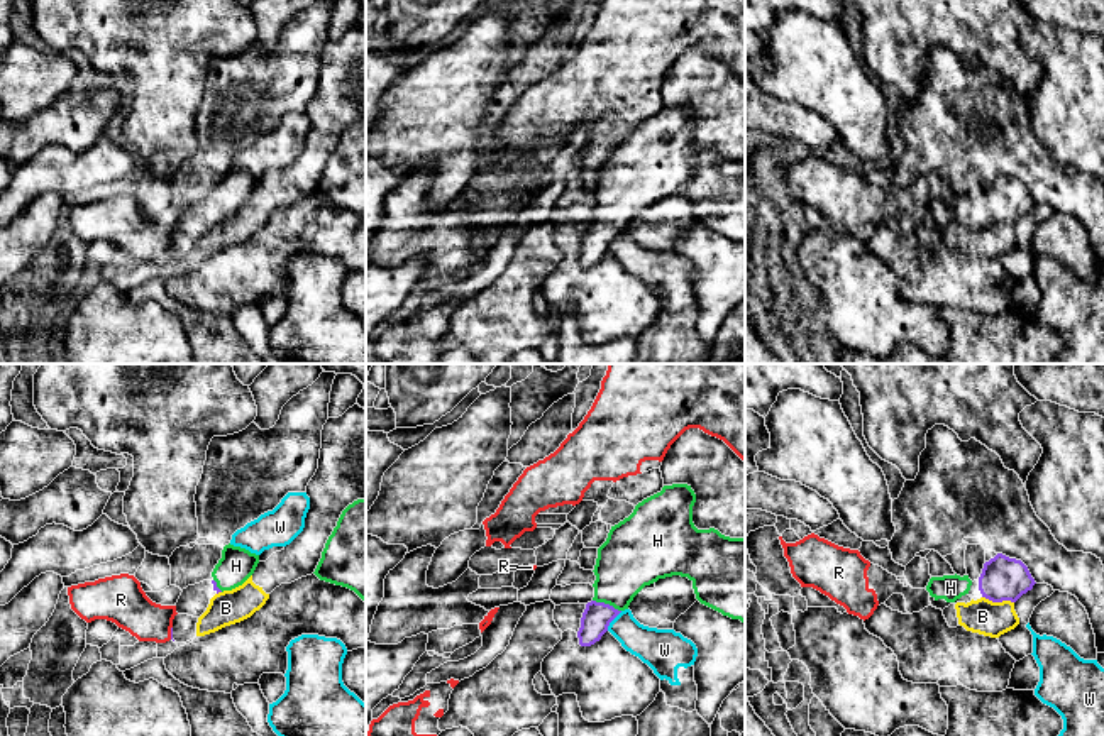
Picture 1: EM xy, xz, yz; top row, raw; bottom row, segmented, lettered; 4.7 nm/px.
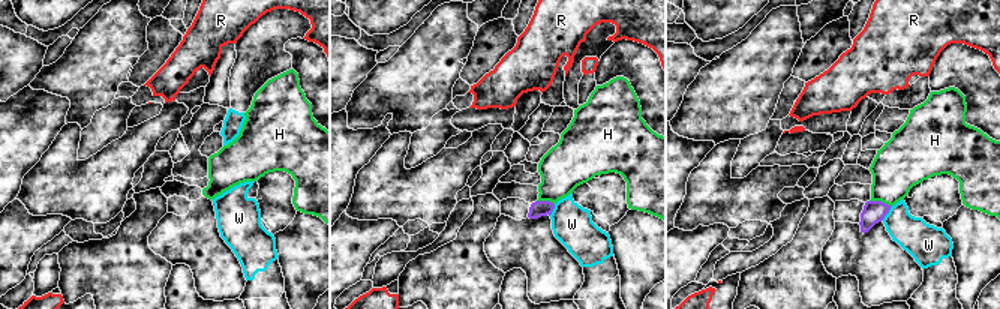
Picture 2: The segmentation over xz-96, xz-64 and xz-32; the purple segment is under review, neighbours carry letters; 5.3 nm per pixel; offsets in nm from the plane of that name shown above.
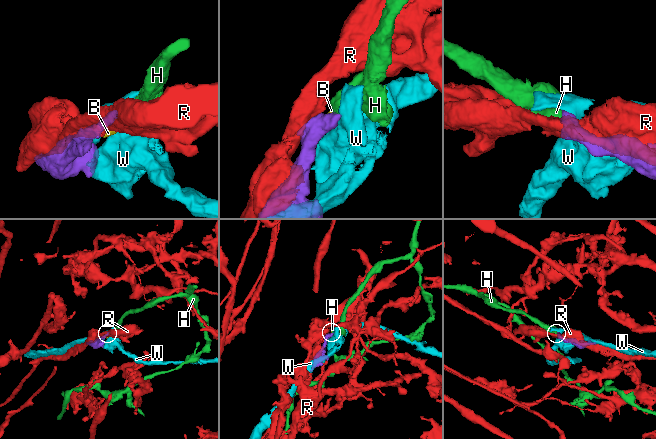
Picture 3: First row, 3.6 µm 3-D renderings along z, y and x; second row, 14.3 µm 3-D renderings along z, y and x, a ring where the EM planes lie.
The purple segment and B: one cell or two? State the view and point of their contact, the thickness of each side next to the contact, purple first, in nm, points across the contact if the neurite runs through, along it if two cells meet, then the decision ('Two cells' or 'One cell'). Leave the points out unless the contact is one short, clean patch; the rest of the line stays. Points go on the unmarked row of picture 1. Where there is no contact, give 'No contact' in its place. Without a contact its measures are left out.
Touches purple at yz (998, 222). Thickness 200 nm (purple) against 170 nm. Boundary: yz (982, 217), (993, 222), (1013, 224). Two cells

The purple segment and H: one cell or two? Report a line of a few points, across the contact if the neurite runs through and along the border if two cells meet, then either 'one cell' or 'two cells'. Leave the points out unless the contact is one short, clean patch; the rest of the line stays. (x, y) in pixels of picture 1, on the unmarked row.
line xz (596, 237), (607, 225), (623, 186), (630, 180); one cell

